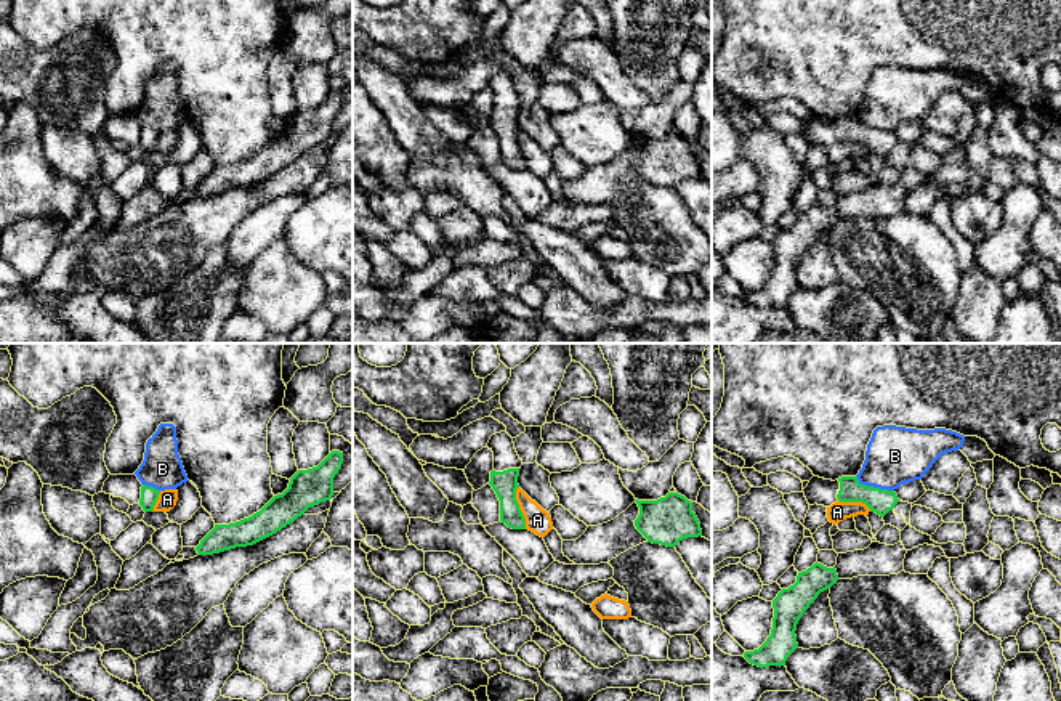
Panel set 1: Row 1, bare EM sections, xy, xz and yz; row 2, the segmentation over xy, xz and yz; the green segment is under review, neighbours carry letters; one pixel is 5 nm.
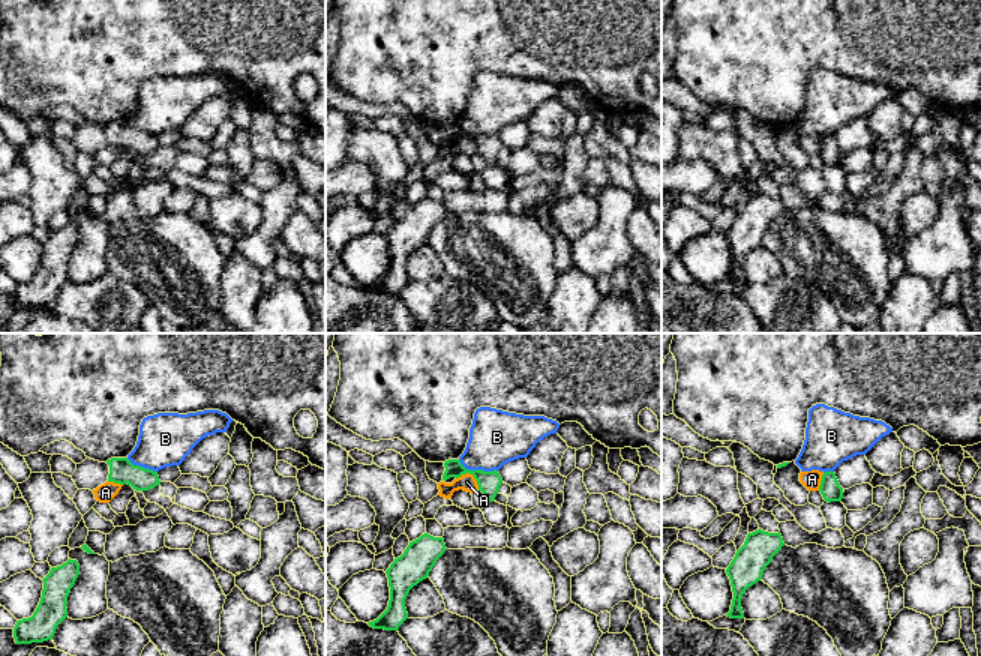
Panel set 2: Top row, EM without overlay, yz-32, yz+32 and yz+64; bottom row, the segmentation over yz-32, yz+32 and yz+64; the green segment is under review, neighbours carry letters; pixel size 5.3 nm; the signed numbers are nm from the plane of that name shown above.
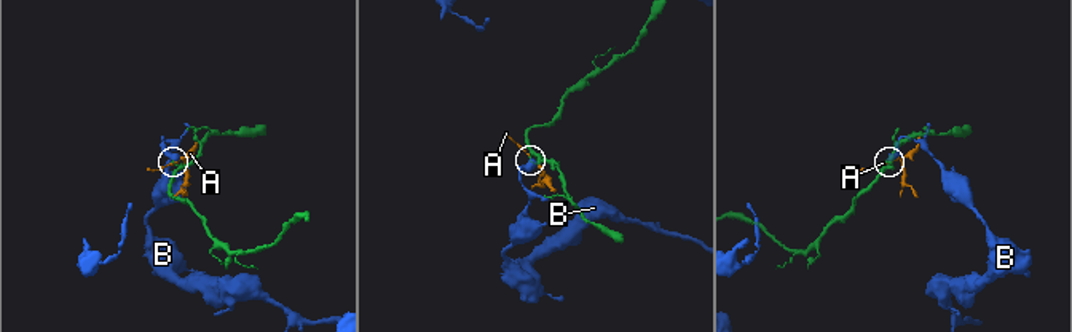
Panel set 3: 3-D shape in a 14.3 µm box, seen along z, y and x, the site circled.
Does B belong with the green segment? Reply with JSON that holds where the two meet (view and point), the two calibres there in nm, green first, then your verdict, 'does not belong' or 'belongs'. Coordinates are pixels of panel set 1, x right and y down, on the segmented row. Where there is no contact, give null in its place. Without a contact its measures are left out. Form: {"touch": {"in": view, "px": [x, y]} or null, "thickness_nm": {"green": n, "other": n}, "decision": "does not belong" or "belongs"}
{"touch": {"in": "yz", "px": [872, 486]}, "thickness_nm": {"green": 130, "other": 300}, "decision": "does not belong"}

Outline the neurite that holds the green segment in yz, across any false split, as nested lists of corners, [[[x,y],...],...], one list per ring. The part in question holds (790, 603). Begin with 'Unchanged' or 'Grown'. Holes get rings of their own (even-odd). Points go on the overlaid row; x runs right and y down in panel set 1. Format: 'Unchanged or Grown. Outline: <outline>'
Unchanged. Outline: [[[817,561],[806,571],[798,573],[797,582],[782,589],[773,600],[771,635],[758,650],[745,651],[744,658],[758,667],[785,666],[787,658],[798,648],[795,630],[800,618],[817,595],[837,581],[835,566],[827,568]]]

